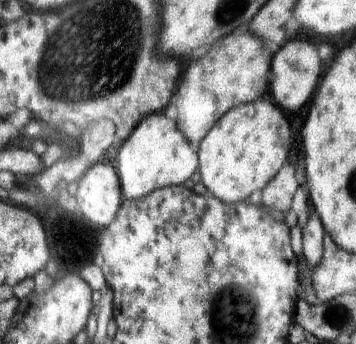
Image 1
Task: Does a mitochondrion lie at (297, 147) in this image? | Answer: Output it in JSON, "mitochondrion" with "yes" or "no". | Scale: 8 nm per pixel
{"mitochondrion":"no"}

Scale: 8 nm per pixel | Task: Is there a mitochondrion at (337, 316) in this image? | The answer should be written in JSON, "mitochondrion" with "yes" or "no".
{"mitochondrion":"yes"}

